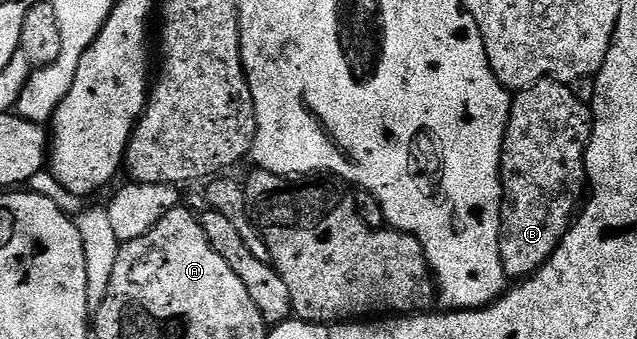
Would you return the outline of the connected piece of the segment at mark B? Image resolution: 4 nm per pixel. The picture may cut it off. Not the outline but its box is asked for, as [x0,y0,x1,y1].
[500,81,591,279]

